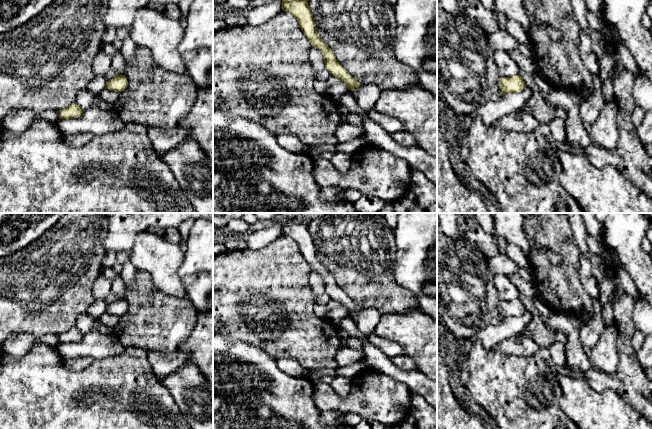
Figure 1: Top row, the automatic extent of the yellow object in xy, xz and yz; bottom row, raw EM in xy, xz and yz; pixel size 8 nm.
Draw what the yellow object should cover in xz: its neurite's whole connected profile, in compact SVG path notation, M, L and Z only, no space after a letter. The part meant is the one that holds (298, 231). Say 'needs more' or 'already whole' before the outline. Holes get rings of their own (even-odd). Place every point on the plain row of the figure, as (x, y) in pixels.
already whole; M295 220L284 221L282 223L282 234L297 243L311 270L320 274L325 286L325 293L329 295L330 299L344 305L349 314L359 312L361 308L338 286L333 275L318 259L315 245L308 229L308 223Z

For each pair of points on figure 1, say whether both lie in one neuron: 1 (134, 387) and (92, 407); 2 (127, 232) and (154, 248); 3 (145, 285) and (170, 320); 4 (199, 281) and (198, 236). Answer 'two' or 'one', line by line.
1: one
2: two
3: one
4: one

